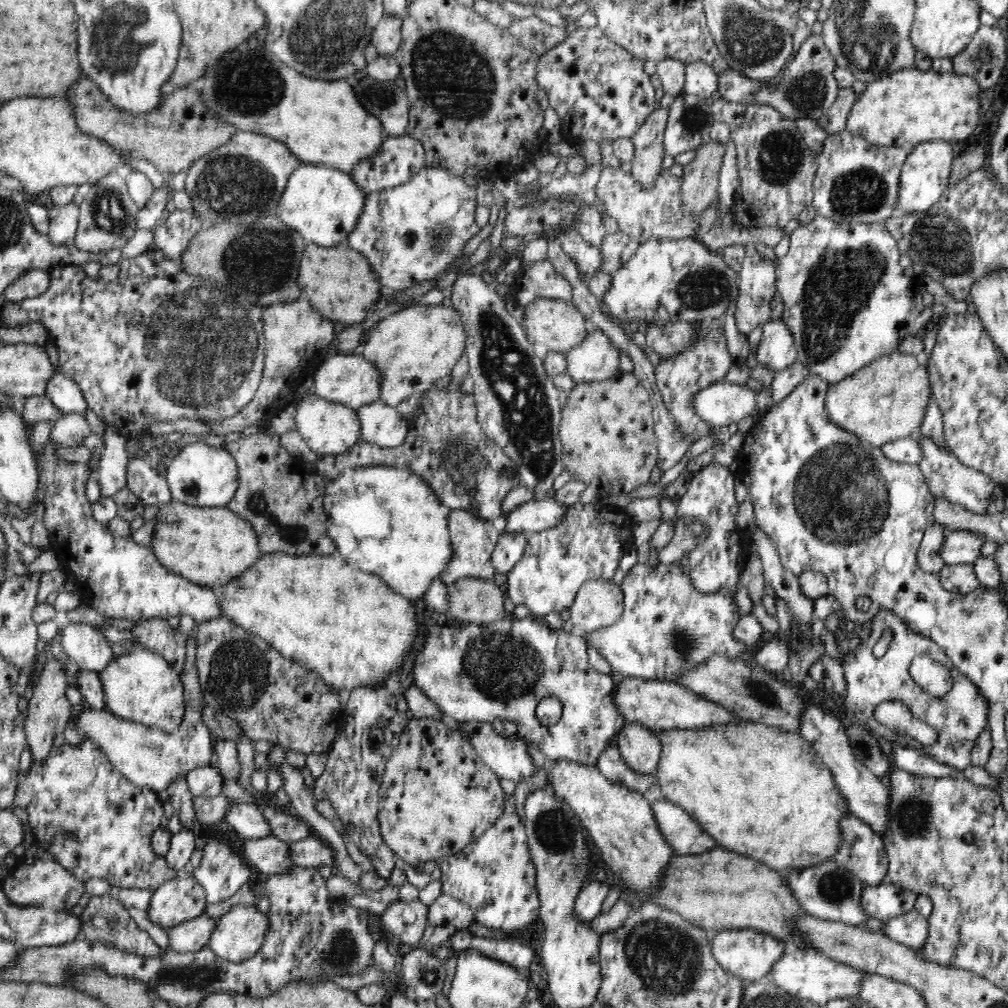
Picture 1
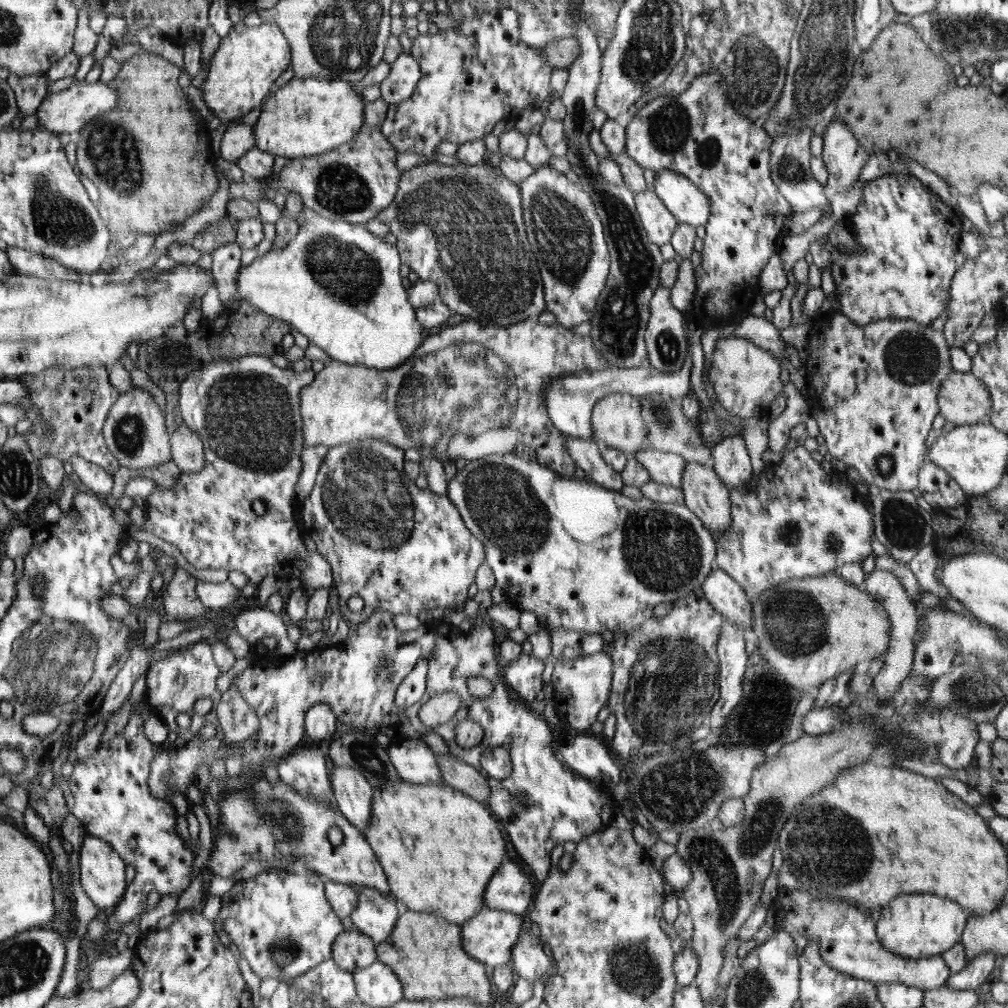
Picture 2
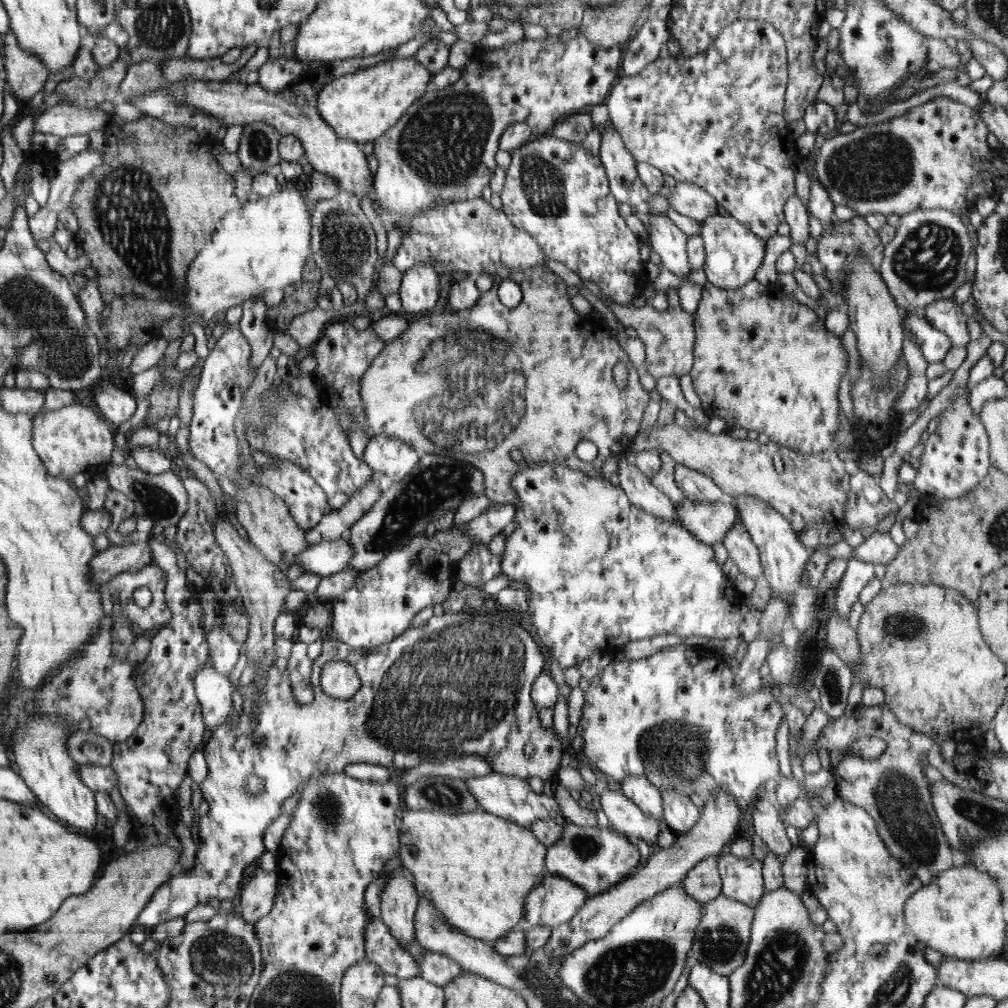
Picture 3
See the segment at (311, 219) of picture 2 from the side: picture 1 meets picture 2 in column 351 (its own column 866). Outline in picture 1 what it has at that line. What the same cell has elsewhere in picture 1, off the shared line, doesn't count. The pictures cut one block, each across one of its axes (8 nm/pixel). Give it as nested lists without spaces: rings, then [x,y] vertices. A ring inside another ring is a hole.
[[[816,214],[809,224],[799,224],[791,232],[789,239],[788,253],[779,259],[778,264],[775,266],[777,291],[780,292],[780,298],[782,298],[784,308],[780,319],[793,334],[796,351],[798,351],[797,361],[806,365],[812,374],[819,375],[824,380],[827,380],[829,384],[836,383],[870,364],[872,360],[894,352],[906,337],[923,334],[924,326],[932,316],[932,309],[922,301],[920,281],[904,276],[904,271],[898,263],[901,255],[900,249],[898,249],[898,243],[890,235],[890,232],[888,232],[886,224],[882,222],[868,223],[864,221],[856,221],[855,223],[836,222]]]

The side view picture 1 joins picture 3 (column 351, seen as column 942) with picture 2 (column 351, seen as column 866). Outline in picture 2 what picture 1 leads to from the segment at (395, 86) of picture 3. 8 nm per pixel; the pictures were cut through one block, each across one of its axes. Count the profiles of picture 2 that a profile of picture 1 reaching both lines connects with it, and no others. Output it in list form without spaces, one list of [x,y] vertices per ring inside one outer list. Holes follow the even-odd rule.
[[[309,76],[287,82],[261,105],[262,113],[253,126],[255,147],[274,156],[293,159],[324,154],[350,142],[364,122],[363,96],[356,95],[352,83]]]

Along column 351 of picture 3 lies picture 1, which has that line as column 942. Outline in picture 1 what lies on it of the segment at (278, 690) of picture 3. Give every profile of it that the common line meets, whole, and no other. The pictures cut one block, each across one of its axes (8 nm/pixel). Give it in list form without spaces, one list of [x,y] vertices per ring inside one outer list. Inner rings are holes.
[[[884,610],[876,613],[872,618],[868,634],[862,636],[860,644],[854,650],[842,653],[839,649],[839,643],[840,641],[837,641],[836,660],[844,669],[847,683],[843,703],[854,712],[858,724],[869,726],[871,730],[878,732],[888,741],[896,741],[902,746],[908,745],[910,748],[922,750],[940,764],[946,764],[955,770],[963,771],[972,766],[972,749],[980,733],[989,724],[987,700],[981,696],[981,692],[977,690],[972,681],[963,676],[958,669],[951,668],[949,656],[944,650],[938,650],[937,644],[930,637],[925,637],[910,627],[906,627],[905,622],[899,616],[893,614],[892,611]],[[888,628],[891,628],[893,632],[893,640],[881,658],[874,657],[872,648]],[[916,655],[930,655],[932,659],[950,669],[954,685],[946,696],[942,696],[942,698],[931,696],[922,687],[916,685],[914,679],[910,677],[909,666],[912,658]],[[892,700],[899,700],[908,707],[908,710],[916,718],[922,718],[930,726],[933,726],[938,733],[936,742],[924,746],[915,738],[904,736],[898,731],[894,732],[888,726],[878,722],[875,719],[876,706],[883,701],[892,702]]]

